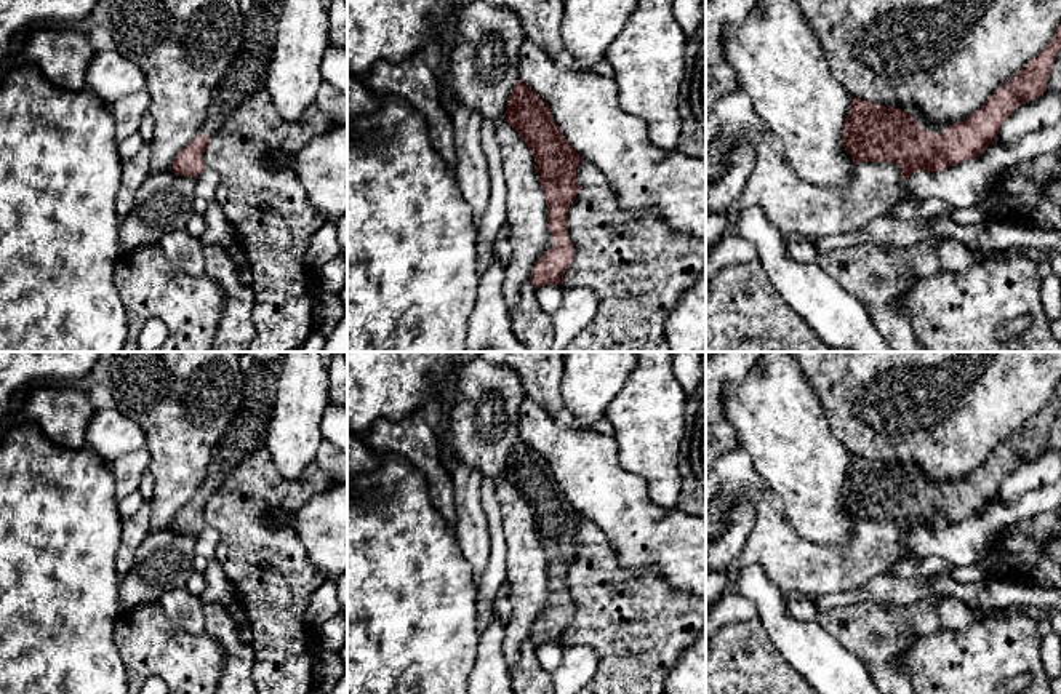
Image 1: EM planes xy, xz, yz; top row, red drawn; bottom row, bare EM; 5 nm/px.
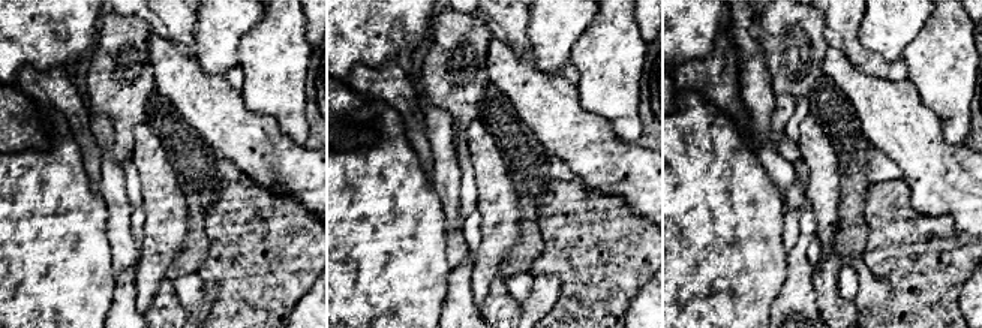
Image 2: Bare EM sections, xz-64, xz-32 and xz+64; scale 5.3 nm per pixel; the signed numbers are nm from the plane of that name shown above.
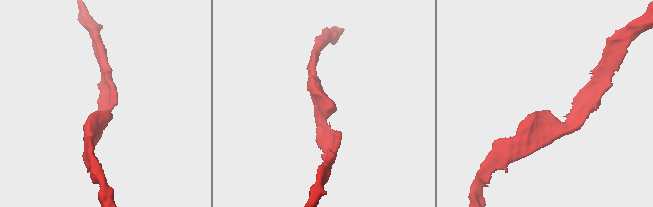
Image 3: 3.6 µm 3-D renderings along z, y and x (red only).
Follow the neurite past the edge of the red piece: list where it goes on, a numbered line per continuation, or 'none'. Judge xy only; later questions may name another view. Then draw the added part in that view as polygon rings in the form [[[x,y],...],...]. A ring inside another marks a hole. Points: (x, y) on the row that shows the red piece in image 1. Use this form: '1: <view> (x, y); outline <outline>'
none

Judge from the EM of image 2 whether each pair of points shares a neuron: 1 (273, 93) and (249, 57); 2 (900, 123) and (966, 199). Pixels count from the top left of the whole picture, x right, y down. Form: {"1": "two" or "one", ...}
{"1": "one", "2": "one"}

